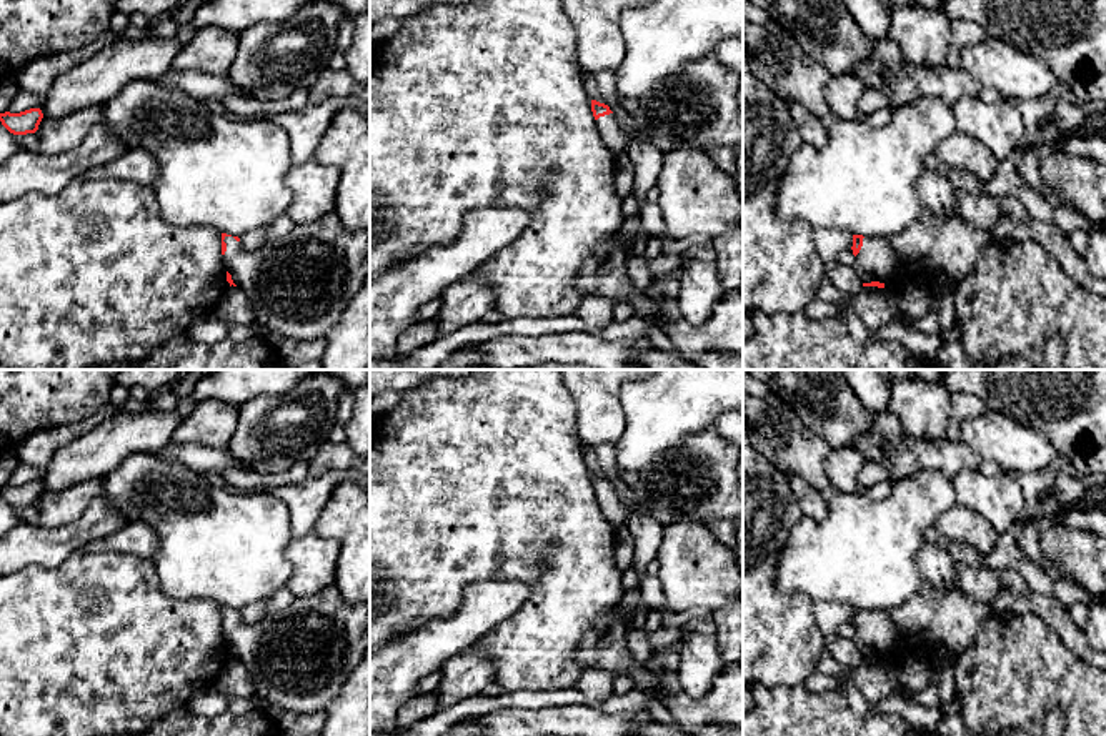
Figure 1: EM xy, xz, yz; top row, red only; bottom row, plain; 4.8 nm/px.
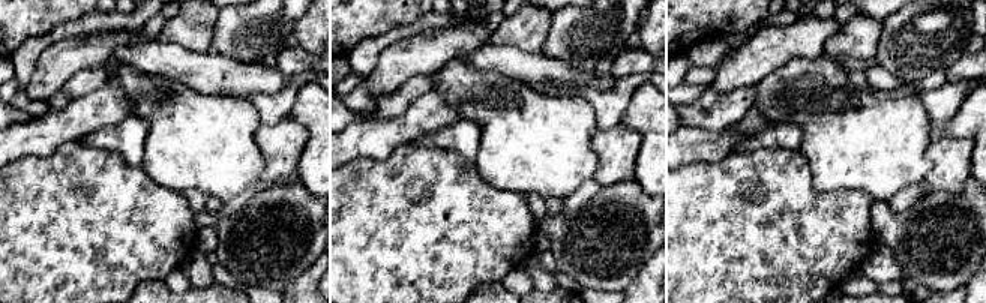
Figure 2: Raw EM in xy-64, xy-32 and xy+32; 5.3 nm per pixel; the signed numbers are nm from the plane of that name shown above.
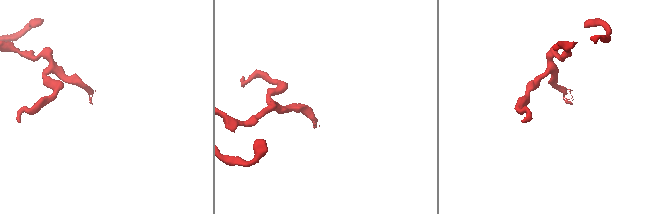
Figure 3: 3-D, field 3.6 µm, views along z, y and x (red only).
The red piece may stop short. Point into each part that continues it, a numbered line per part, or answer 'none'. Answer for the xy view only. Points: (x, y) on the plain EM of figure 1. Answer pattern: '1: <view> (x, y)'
1: xy (298, 660)

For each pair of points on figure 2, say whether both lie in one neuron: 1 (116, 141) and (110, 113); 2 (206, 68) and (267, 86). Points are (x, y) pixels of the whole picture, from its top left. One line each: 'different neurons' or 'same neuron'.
1: different neurons
2: same neuron

